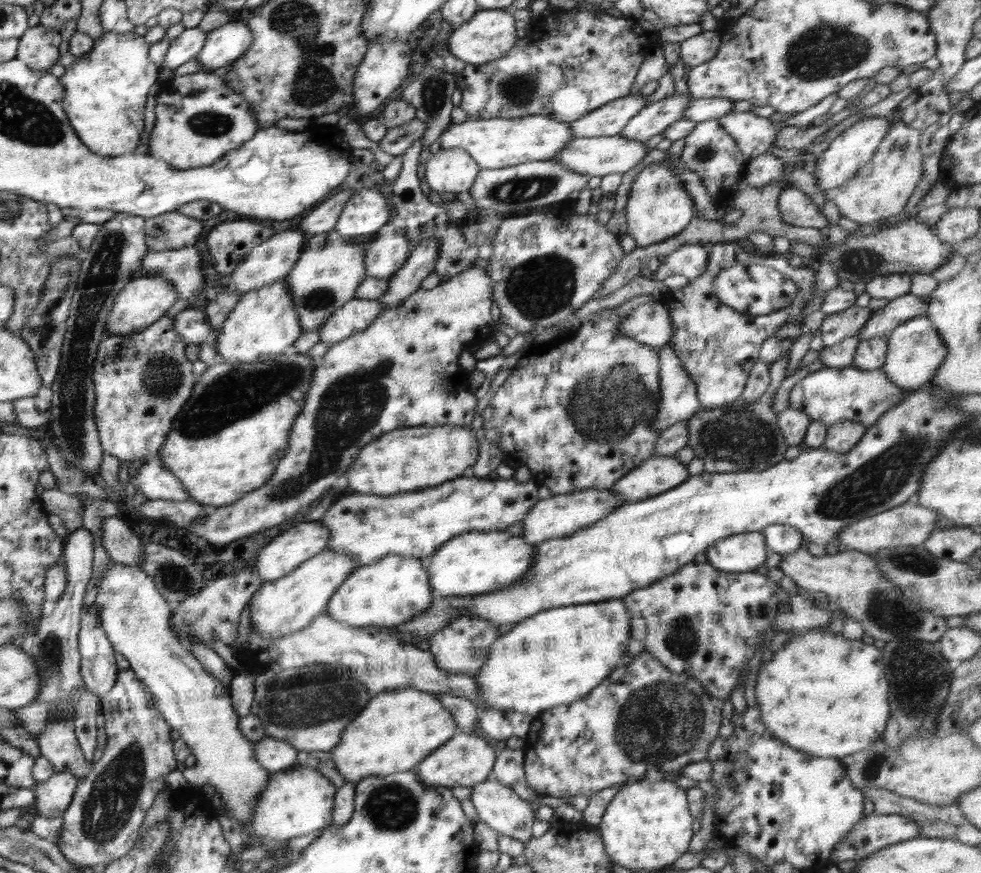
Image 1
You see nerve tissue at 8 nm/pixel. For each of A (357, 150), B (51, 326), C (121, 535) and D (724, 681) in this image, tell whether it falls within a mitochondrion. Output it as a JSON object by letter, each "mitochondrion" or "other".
{"A":"other","B":"mitochondrion","C":"other","D":"other"}

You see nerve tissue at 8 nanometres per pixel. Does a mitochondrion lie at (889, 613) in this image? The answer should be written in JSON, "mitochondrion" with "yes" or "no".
{"mitochondrion":"yes"}

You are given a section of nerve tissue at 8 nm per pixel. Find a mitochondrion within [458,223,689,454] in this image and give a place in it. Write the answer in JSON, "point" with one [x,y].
{"point":[604,402]}

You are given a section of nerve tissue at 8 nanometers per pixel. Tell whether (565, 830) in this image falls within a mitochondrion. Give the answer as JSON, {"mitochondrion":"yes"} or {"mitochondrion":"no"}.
{"mitochondrion":"no"}

